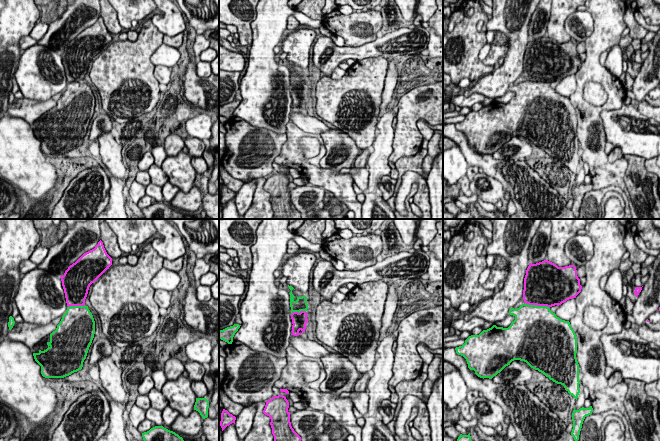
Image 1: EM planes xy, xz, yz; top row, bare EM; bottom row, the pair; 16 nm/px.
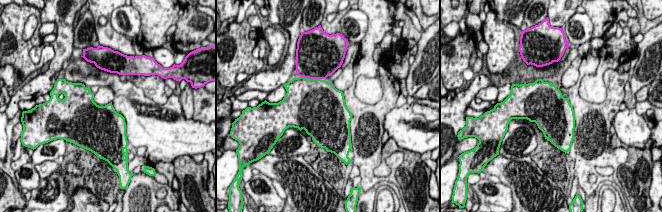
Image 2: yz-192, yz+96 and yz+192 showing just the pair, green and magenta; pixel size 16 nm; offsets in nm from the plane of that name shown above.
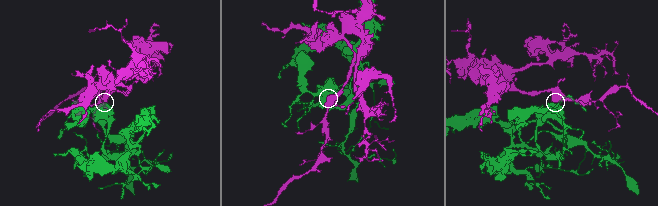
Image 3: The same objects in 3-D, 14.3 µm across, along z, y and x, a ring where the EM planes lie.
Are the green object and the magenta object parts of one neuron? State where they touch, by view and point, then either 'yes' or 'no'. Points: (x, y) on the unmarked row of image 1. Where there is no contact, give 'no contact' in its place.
meets green in yz at (538, 82); yes

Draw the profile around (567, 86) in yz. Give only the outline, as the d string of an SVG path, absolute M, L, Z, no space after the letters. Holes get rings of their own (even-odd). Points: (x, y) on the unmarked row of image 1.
M572 74L558 82L555 90L562 96L570 97L577 88L576 75Z

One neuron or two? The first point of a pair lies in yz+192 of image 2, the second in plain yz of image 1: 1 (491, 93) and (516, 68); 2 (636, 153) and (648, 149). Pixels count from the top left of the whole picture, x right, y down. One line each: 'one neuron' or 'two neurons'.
1: two neurons
2: two neurons

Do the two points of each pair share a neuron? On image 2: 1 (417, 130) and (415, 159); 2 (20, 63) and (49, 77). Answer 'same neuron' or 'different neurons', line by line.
1: different neurons
2: different neurons

